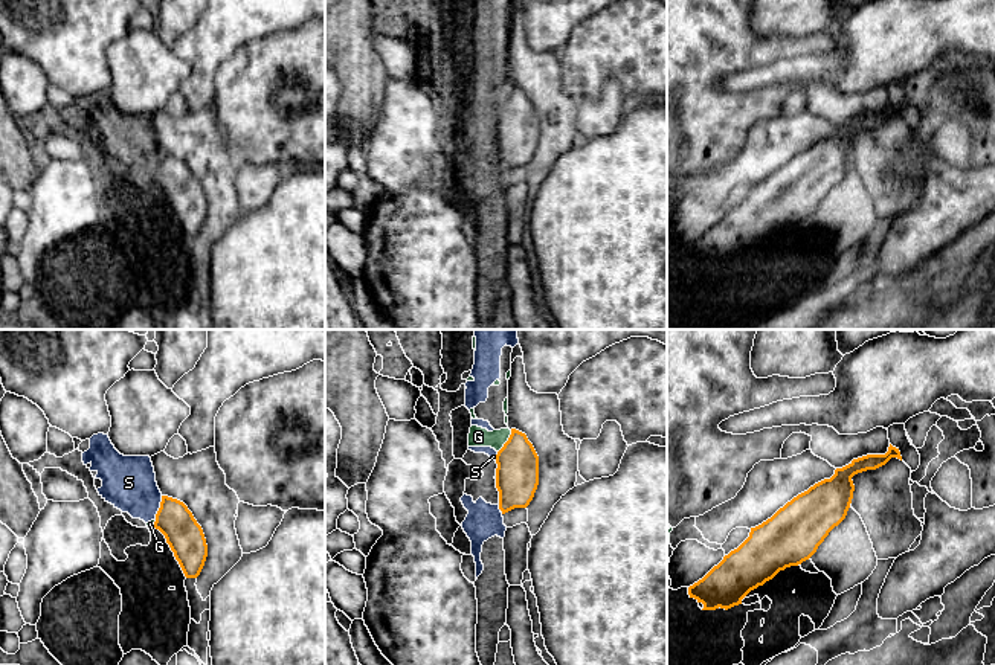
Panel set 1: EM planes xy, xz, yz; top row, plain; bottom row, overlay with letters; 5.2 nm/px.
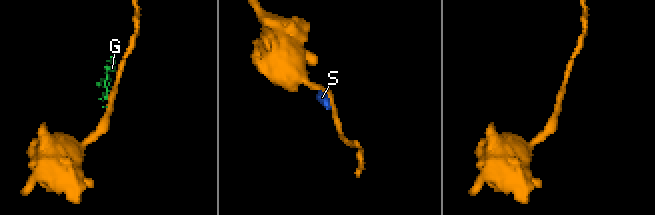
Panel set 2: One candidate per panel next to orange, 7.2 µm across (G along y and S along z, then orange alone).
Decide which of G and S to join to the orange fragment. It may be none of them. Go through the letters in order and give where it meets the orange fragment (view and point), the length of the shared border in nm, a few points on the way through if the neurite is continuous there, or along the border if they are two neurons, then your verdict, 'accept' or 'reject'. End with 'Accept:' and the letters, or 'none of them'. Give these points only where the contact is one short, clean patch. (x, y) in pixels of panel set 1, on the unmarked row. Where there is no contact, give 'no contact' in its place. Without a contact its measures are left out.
G: meets orange in xz at (507, 99); contact 140 nm long; border along xz (511, 89), (498, 110); reject
S: meets orange in xy at (161, 165); contact 130 nm long; reject
Accept: none of them

